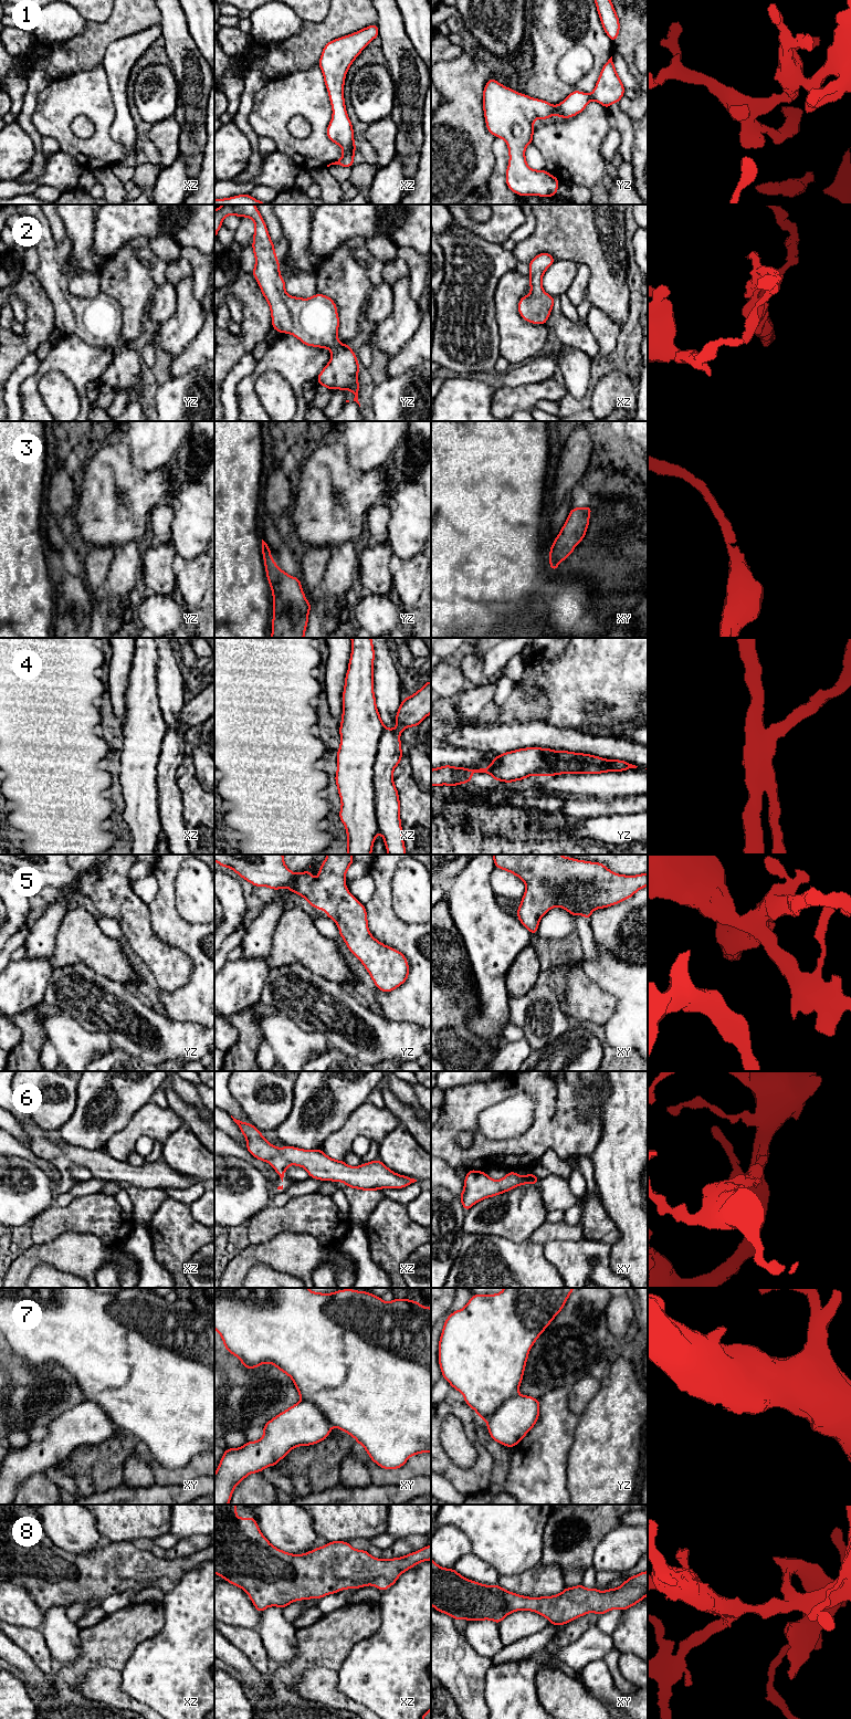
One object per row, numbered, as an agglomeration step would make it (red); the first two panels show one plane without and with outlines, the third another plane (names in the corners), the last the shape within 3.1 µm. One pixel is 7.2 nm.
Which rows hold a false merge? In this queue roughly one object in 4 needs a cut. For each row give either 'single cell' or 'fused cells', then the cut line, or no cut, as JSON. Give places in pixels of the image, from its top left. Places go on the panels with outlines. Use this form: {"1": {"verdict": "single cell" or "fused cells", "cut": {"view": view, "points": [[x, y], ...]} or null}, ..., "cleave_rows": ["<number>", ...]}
{"1": {"verdict": "single cell", "cut": null}, "2": {"verdict": "single cell", "cut": null}, "3": {"verdict": "single cell", "cut": null}, "4": {"verdict": "fused cells", "cut": {"view": "xz", "points": [[385, 727], [378, 743], [374, 766], [377, 830]]}}, "5": {"verdict": "single cell", "cut": null}, "6": {"verdict": "single cell", "cut": null}, "7": {"verdict": "single cell", "cut": null}, "8": {"verdict": "single cell", "cut": null}, "cleave_rows": ["4"]}

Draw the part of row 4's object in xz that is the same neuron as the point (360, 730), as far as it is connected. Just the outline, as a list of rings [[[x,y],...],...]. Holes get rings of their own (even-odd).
[[[350,638],[351,656],[345,678],[343,692],[343,714],[339,726],[340,746],[337,752],[337,773],[335,776],[342,808],[338,814],[346,827],[347,855],[371,855],[378,834],[376,817],[376,790],[374,766],[378,743],[385,725],[376,706],[374,694],[375,650],[371,638]]]

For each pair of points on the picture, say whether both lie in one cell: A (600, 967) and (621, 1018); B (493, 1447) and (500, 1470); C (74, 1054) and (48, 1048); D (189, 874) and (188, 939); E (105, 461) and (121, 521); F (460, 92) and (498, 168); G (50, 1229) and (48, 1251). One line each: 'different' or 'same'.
A: same
B: same
C: different
D: different
E: same
F: different
G: different

